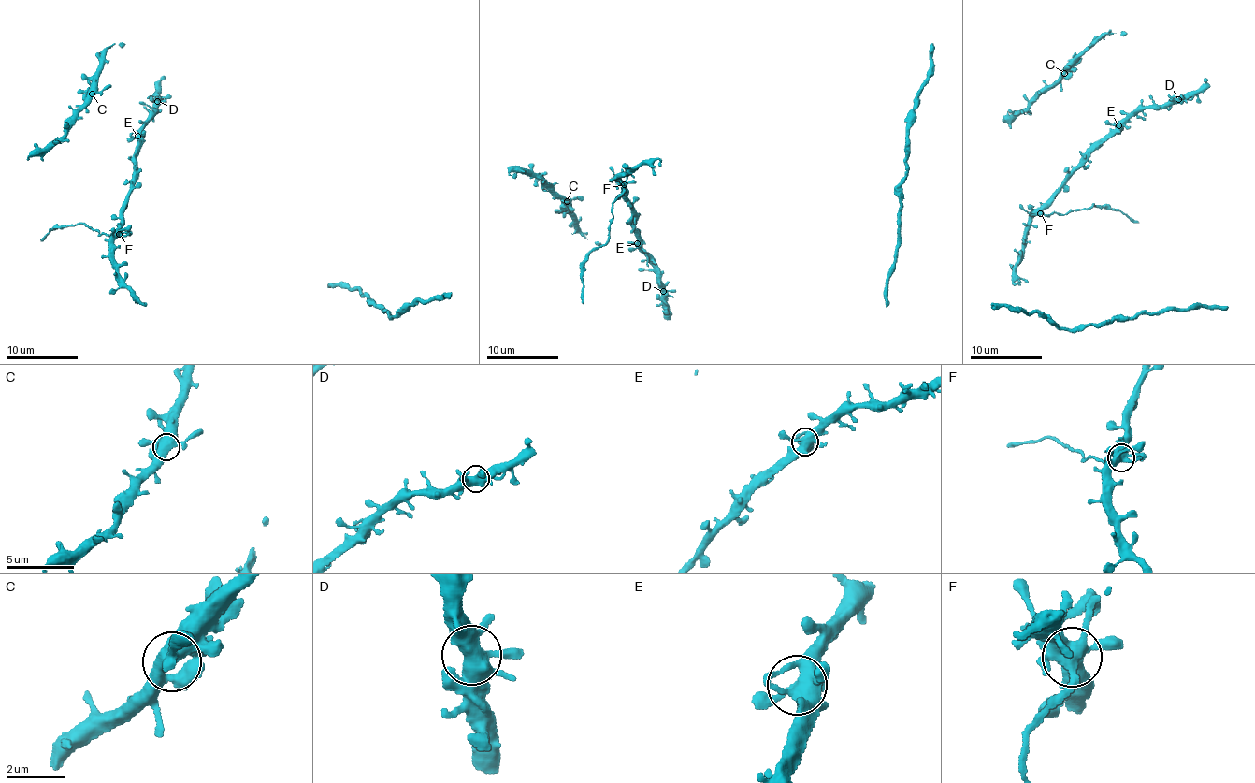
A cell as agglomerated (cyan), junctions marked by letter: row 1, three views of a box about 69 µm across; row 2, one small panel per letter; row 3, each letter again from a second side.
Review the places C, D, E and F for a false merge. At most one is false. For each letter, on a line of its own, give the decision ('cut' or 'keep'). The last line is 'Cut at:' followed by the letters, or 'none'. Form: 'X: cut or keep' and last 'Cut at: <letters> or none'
C: keep
D: keep
E: keep
F: cut
Cut at: F

